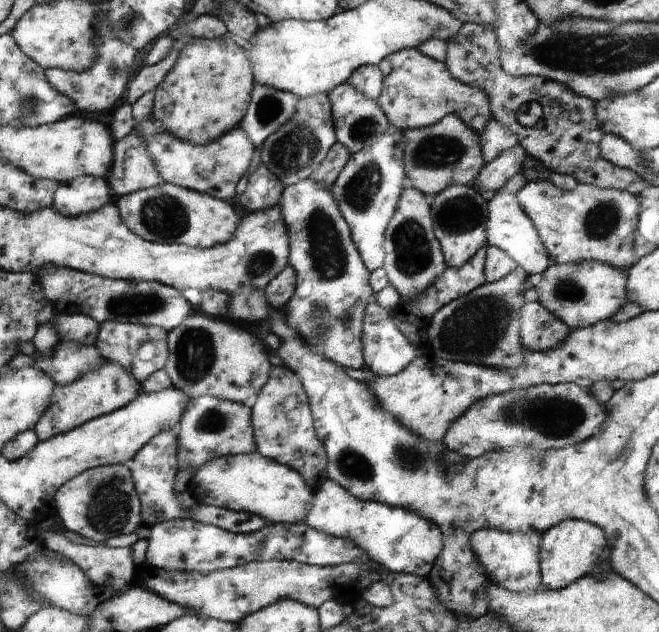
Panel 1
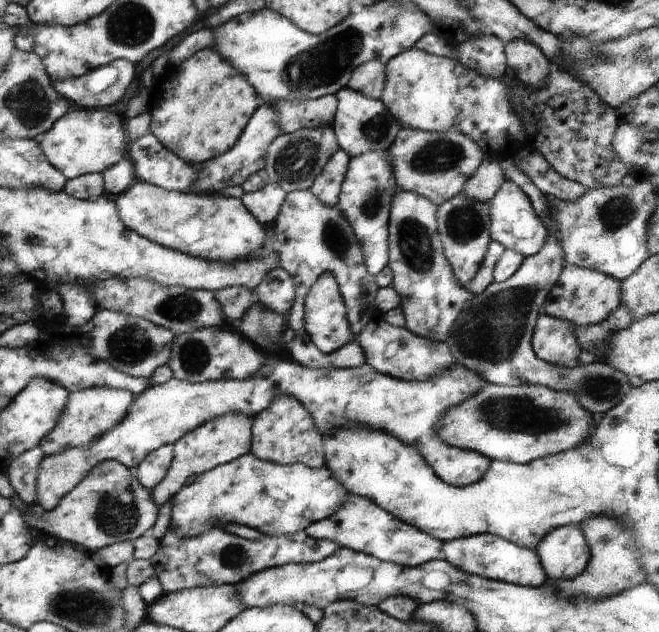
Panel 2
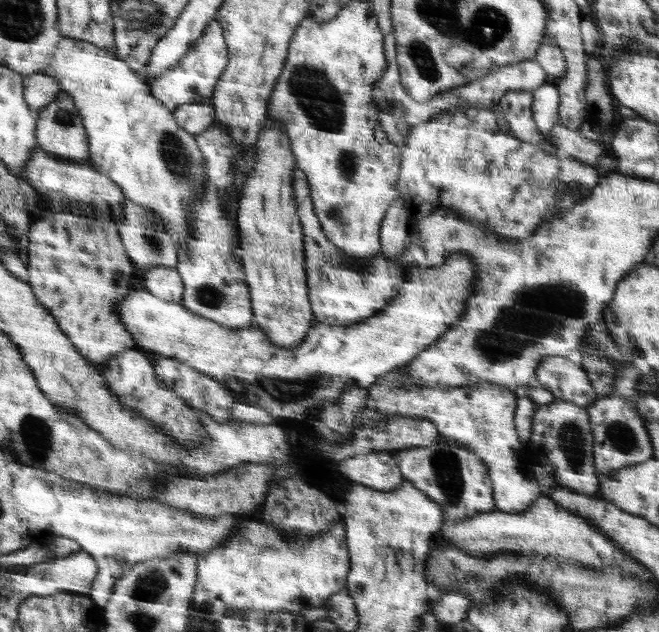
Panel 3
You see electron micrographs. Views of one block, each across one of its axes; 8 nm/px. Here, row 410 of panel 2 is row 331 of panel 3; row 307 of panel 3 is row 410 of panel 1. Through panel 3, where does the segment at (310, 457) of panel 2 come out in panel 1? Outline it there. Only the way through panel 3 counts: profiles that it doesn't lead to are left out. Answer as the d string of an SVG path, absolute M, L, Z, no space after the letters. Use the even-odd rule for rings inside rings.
M285 366L275 367L270 372L268 383L264 384L259 391L256 404L252 408L254 408L253 432L258 432L257 452L269 460L296 469L304 478L308 488L316 493L322 484L329 479L328 472L326 472L327 457L324 444L318 439L313 426L312 405L310 405L308 394L297 378L297 374Z

